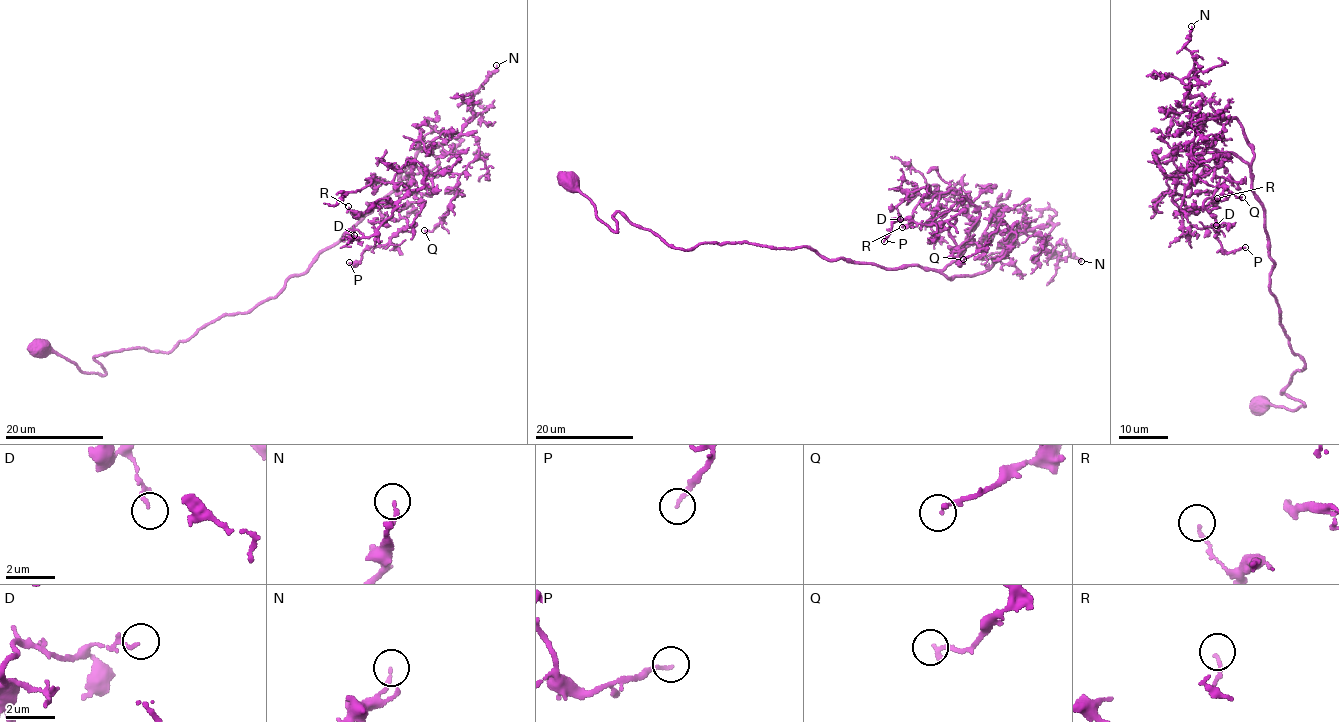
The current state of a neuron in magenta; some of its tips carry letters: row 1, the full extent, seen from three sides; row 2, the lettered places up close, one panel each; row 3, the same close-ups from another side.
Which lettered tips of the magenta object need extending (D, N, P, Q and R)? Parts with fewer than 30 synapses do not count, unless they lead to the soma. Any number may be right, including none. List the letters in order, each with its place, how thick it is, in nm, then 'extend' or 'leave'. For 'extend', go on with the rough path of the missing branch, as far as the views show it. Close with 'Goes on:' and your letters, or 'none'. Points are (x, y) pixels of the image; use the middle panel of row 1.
D: at (900, 219); 90 nm thick; leave
N: at (1081, 261); 150 nm thick; leave
P: at (884, 241); 140 nm thick; leave
Q: at (963, 259); 200 nm thick; leave
R: at (902, 227); 110 nm thick; leave
Goes on: none

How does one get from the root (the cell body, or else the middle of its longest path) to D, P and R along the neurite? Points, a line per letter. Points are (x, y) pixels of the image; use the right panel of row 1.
D: (1261, 407), (1304, 406), (1280, 392), (1305, 365), (1248, 164), (1205, 152), (1172, 198), (1183, 231), (1216, 225)
P: (1261, 407), (1304, 406), (1280, 392), (1305, 365), (1230, 153), (1204, 205), (1222, 248), (1245, 247)
R: (1261, 407), (1304, 406), (1280, 392), (1305, 365), (1270, 291), (1248, 164), (1205, 152), (1175, 192), (1217, 198)

